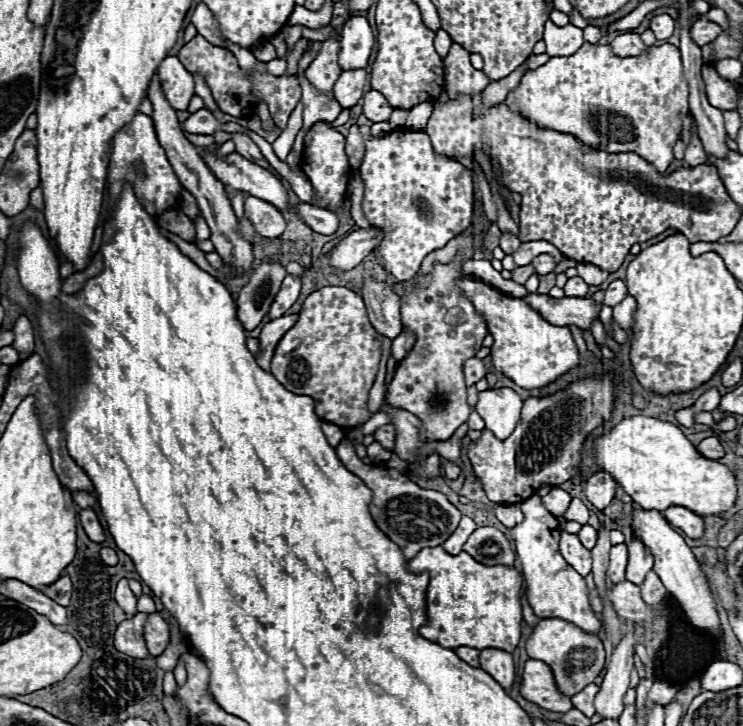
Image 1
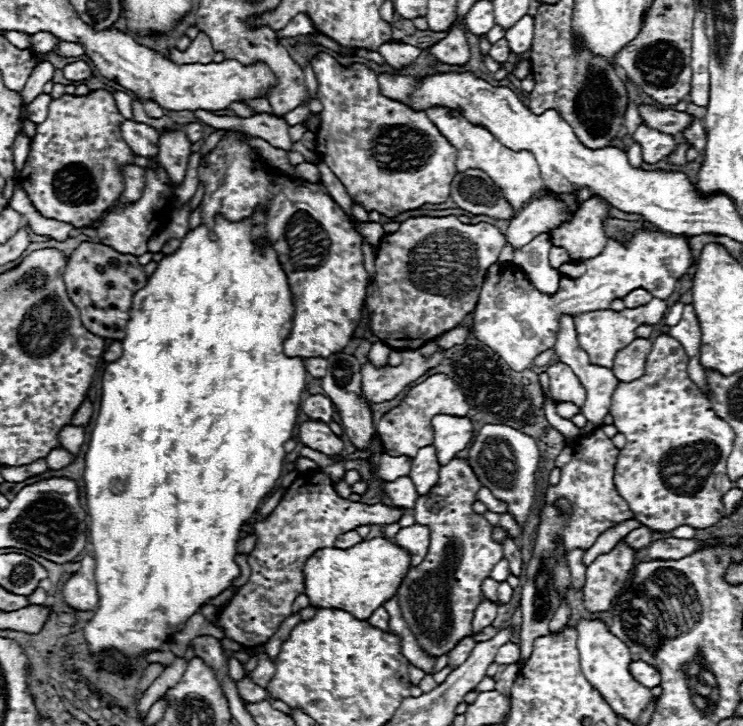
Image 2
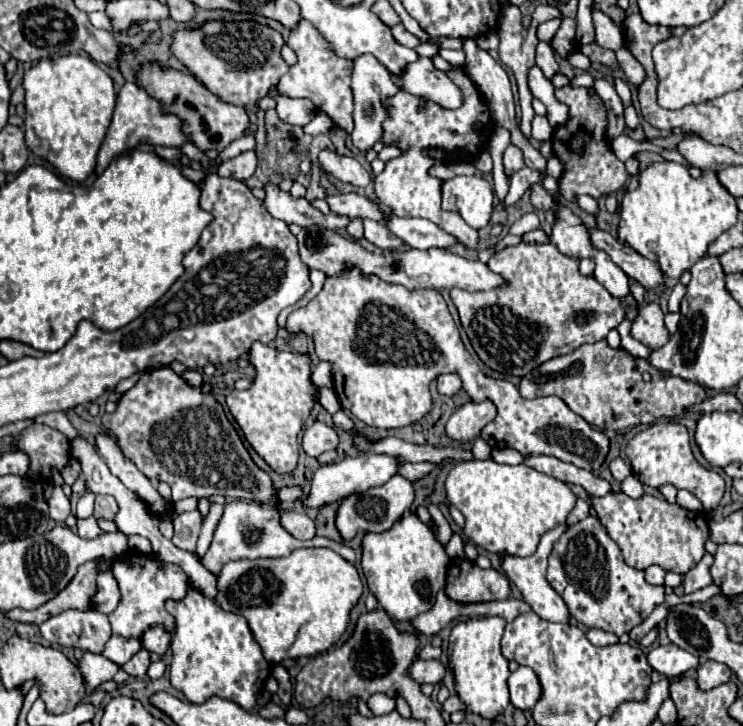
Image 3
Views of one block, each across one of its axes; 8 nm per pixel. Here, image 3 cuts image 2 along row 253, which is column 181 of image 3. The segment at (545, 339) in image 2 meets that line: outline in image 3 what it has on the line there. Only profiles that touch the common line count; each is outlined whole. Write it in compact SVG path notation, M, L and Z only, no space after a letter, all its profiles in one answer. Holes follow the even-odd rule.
M194 588L188 590L184 600L166 602L166 610L176 618L176 634L170 644L170 648L172 648L172 664L170 664L172 686L176 690L184 692L184 696L194 704L204 704L208 698L220 696L230 702L236 702L244 710L256 710L258 696L264 688L266 678L270 676L272 666L268 660L264 660L260 646L256 644L244 616L224 612L214 600L208 600L202 592L198 592Z

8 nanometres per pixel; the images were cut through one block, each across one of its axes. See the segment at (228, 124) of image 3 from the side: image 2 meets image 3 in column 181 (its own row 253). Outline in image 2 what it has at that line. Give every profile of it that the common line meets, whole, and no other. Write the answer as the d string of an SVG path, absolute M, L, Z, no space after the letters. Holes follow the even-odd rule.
M84 242L80 244L70 256L68 264L64 266L64 284L68 298L72 304L76 304L80 312L80 320L84 328L88 328L92 334L110 338L110 340L122 340L124 328L128 322L128 310L132 296L146 286L146 274L144 268L138 264L138 258L132 254L118 254L114 248L106 244L94 244Z

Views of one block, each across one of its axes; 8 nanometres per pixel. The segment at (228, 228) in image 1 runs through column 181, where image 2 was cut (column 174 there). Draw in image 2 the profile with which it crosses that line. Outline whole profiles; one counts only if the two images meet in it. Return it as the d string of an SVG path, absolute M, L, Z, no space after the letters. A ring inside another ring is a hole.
M172 128L172 130L160 132L158 162L164 166L164 170L176 184L182 184L182 180L184 180L186 164L192 154L190 146L192 146L192 142L188 140L188 136L182 128Z

